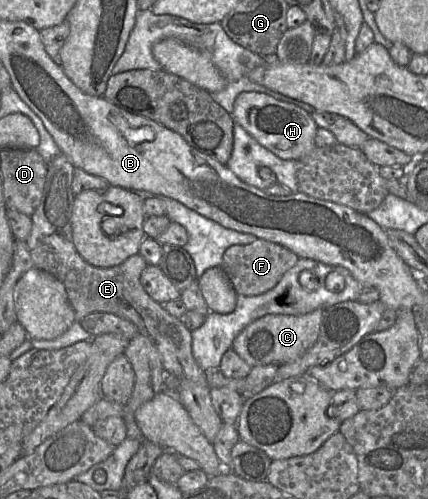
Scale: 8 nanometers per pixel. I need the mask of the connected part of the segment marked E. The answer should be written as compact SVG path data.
M60 153L46 166L43 194L31 215L32 228L25 240L34 268L52 274L64 284L76 321L91 313L106 312L132 322L140 333L149 337L159 351L167 373L166 391L180 400L194 423L212 443L223 422L212 404L205 370L194 359L191 331L179 318L154 301L141 285L141 274L148 263L139 253L112 267L96 267L83 259L73 242L74 165L65 154Z

